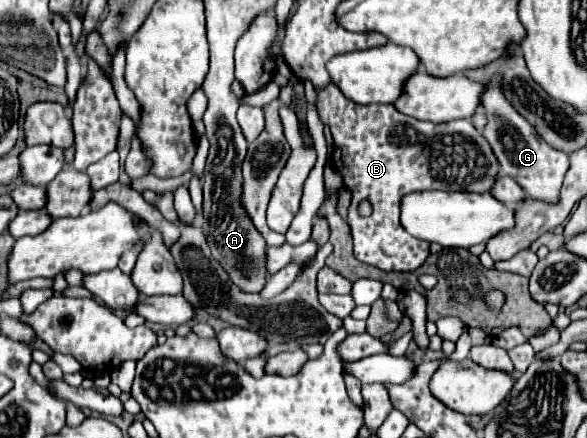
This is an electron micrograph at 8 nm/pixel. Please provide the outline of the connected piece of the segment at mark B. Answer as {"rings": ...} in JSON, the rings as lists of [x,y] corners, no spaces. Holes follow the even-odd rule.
{"rings":[[[331,84],[325,88],[315,88],[315,108],[325,126],[331,128],[335,150],[331,154],[331,166],[341,174],[343,186],[351,192],[353,200],[347,214],[347,224],[351,226],[355,256],[357,260],[371,264],[375,268],[387,272],[413,272],[417,270],[425,258],[429,256],[429,242],[413,238],[399,222],[399,198],[417,192],[417,190],[467,190],[467,192],[487,192],[499,174],[497,158],[493,156],[489,142],[481,136],[479,130],[469,120],[451,120],[443,124],[421,122],[409,118],[393,108],[393,104],[351,104],[345,100],[337,88]],[[361,200],[369,200],[373,206],[373,214],[369,218],[361,218],[357,214],[357,204]]]}

